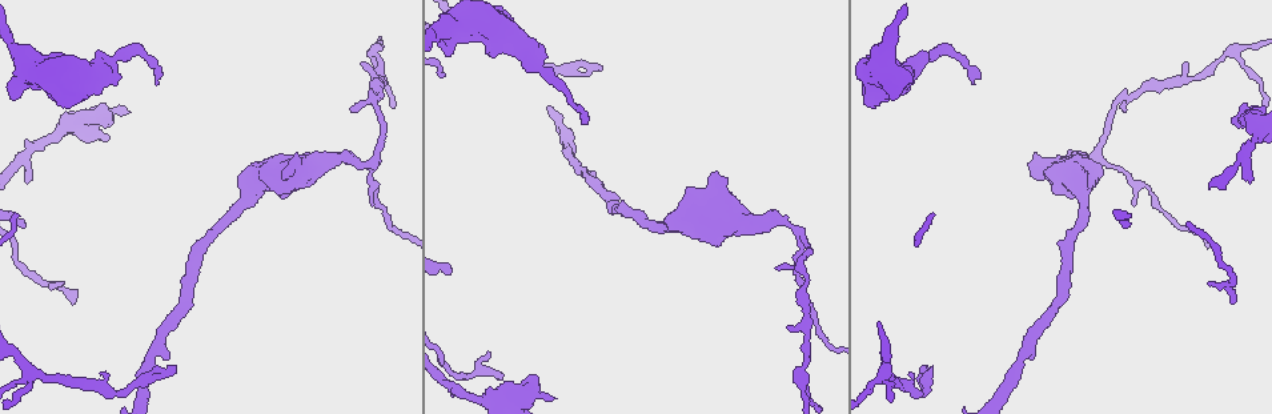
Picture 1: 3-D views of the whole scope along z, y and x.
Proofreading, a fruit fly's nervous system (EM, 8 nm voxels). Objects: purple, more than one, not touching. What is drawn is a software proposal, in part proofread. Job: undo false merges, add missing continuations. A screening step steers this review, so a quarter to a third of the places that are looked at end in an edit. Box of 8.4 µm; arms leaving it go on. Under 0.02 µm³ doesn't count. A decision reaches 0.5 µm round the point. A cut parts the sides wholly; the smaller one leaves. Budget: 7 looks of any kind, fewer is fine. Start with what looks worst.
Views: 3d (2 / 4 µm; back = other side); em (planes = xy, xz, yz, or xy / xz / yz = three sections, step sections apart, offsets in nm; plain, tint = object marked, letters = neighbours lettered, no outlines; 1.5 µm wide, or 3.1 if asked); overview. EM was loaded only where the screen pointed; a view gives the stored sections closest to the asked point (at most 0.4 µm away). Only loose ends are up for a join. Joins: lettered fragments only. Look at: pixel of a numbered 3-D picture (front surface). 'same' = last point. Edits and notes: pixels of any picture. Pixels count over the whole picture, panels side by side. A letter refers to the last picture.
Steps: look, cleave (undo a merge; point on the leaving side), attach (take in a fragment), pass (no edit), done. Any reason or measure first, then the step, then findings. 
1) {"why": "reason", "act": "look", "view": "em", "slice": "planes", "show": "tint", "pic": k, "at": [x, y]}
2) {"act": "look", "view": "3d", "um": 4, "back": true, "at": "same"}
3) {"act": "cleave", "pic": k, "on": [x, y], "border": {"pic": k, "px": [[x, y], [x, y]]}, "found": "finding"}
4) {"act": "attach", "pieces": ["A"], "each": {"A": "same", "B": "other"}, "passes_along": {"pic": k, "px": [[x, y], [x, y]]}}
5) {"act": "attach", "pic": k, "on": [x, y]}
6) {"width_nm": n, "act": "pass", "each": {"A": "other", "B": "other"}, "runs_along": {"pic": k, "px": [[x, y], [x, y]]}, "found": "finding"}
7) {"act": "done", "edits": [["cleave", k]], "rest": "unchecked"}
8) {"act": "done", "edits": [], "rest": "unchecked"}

{"why": "sudden change in width", "act": "look", "view": "3d", "um": 2, "back": true, "pic": 1, "at": [527, 394]}

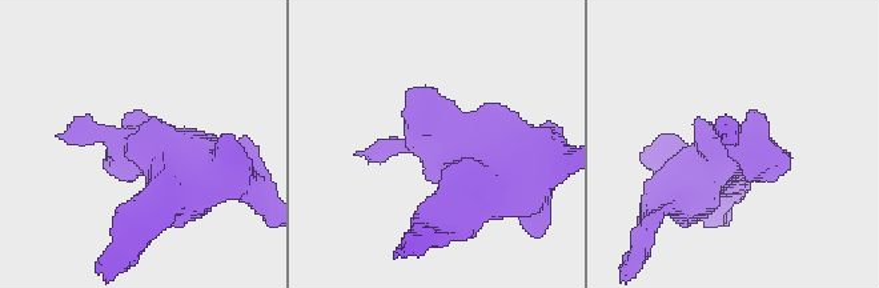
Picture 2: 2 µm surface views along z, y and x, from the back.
{"why": "shape alone is not enough", "act": "look", "view": "em", "slice": "xz", "step": 8, "show": "tint", "pic": 2, "at": [739, 139]}

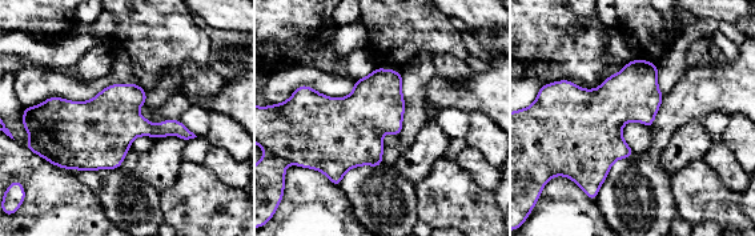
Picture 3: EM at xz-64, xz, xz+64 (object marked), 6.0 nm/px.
{"act": "look", "view": "em", "slice": "planes", "show": "letters", "at": "same"}

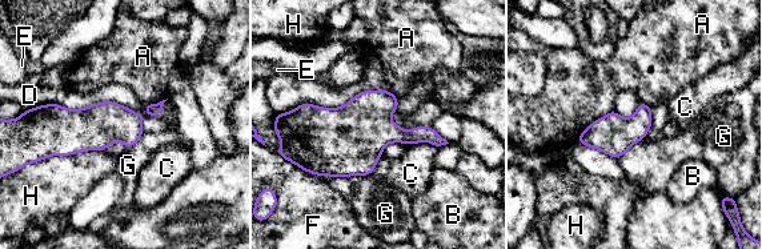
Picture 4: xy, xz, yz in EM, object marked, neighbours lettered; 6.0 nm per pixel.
{"longest_contact_nm": ["A", 750], "act": "pass", "each": {"A": "other", "B": "other", "C": "other", "D": "other", "E": "other", "F": "other", "G": "other", "H": "other"}, "runs_along": {"pic": 4, "px": [[159, 107], [132, 123], [9, 123]]}, "found": "one neuron here"}

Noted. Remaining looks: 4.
{"why": "calibre changes", "act": "look", "view": "3d", "um": 2, "pic": 1, "at": [125, 50]}

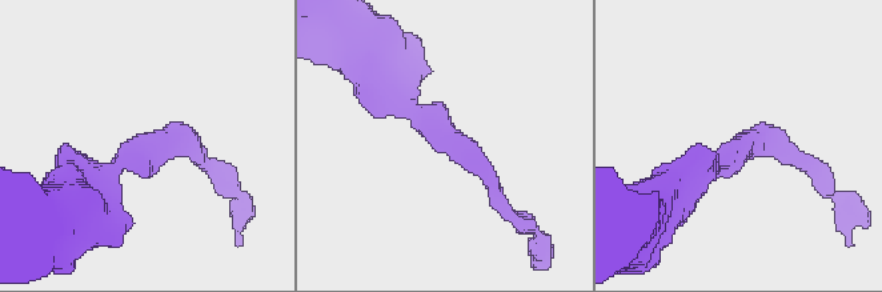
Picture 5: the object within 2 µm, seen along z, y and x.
{"act": "look", "view": "em", "slice": "xz", "step": 4, "show": "letters", "pic": 5, "at": [736, 153]}

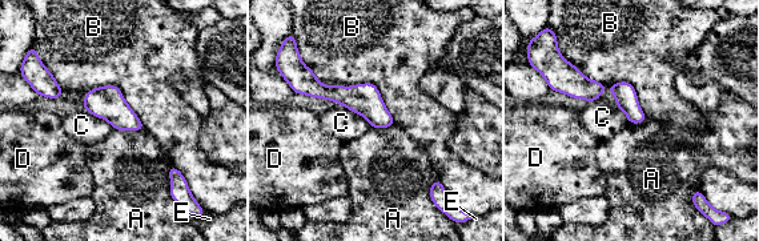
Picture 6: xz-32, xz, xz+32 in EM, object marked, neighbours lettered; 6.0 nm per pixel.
{"act": "pass", "each": {"A": "other", "B": "other", "C": "other", "D": "other", "E": "other"}, "border": {"pic": 6, "px": [[605, 85], [627, 121]]}, "found": "one neuron here"}

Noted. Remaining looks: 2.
{"why": "tapers out", "act": "look", "view": "em", "slice": "yz", "step": 8, "show": "letters", "pic": 1, "at": [777, 269]}

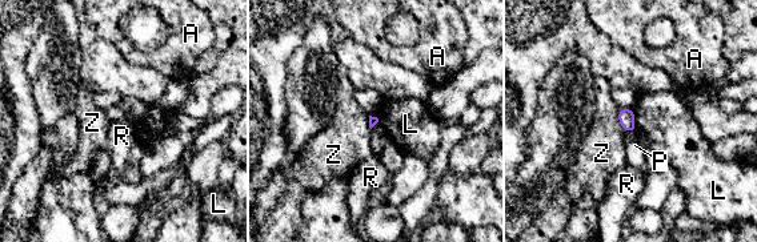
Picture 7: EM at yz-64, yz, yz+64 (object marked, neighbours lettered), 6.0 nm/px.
{"act": "look", "view": "em", "slice": "planes", "show": "letters", "at": "same"}

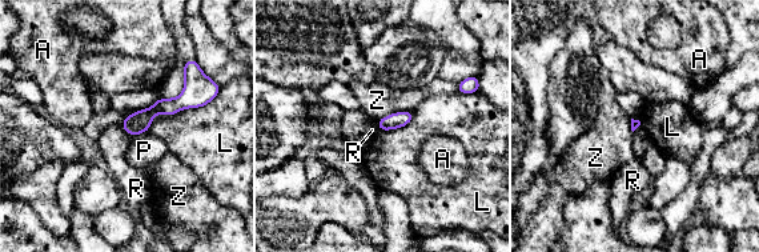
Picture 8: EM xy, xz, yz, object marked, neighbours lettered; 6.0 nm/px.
{"act": "pass", "each": {"A": "other", "L": "other", "P": "other", "R": "other", "Z": "other"}, "border": {"pic": 8, "px": [[120, 124], [131, 136]]}, "found": "none of them fits"}

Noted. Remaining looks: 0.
{"act": "done", "edits": [], "rest": "unchecked"}

